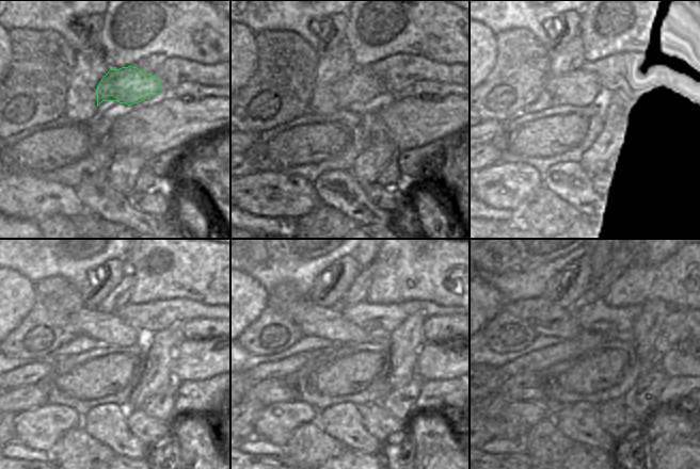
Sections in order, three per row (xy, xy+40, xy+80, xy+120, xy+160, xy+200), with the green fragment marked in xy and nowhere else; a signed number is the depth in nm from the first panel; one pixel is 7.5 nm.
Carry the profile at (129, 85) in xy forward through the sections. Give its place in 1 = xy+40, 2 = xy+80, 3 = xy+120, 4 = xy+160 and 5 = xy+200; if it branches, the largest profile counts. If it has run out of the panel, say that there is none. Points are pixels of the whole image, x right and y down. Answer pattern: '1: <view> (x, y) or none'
1: xy+40 (362, 84)
2: xy+80 (582, 87)
3: xy+120 (101, 325)
4: xy+160 (313, 320)
5: xy+200 (547, 319)

